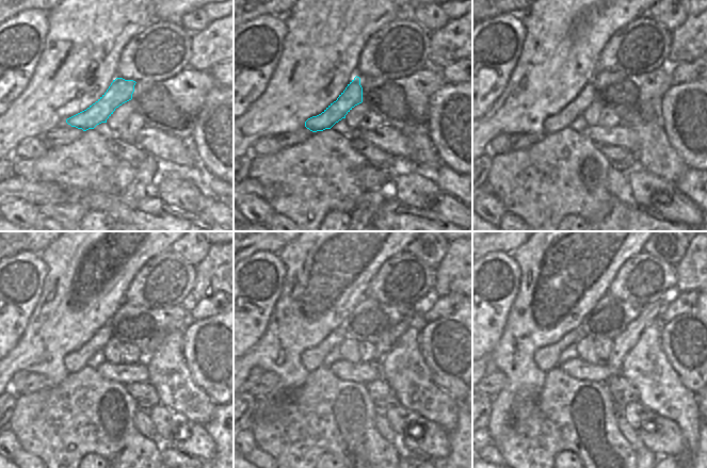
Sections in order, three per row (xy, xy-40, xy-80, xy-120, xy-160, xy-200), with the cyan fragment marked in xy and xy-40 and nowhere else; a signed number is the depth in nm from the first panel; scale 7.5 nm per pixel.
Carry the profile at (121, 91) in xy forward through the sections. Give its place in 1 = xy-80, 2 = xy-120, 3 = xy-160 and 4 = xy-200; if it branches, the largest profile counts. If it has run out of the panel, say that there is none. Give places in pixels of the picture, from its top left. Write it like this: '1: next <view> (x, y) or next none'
1: next xy-80 (564, 118)
2: next xy-120 (76, 360)
3: next xy-160 (312, 358)
4: next xy-200 (546, 358)

